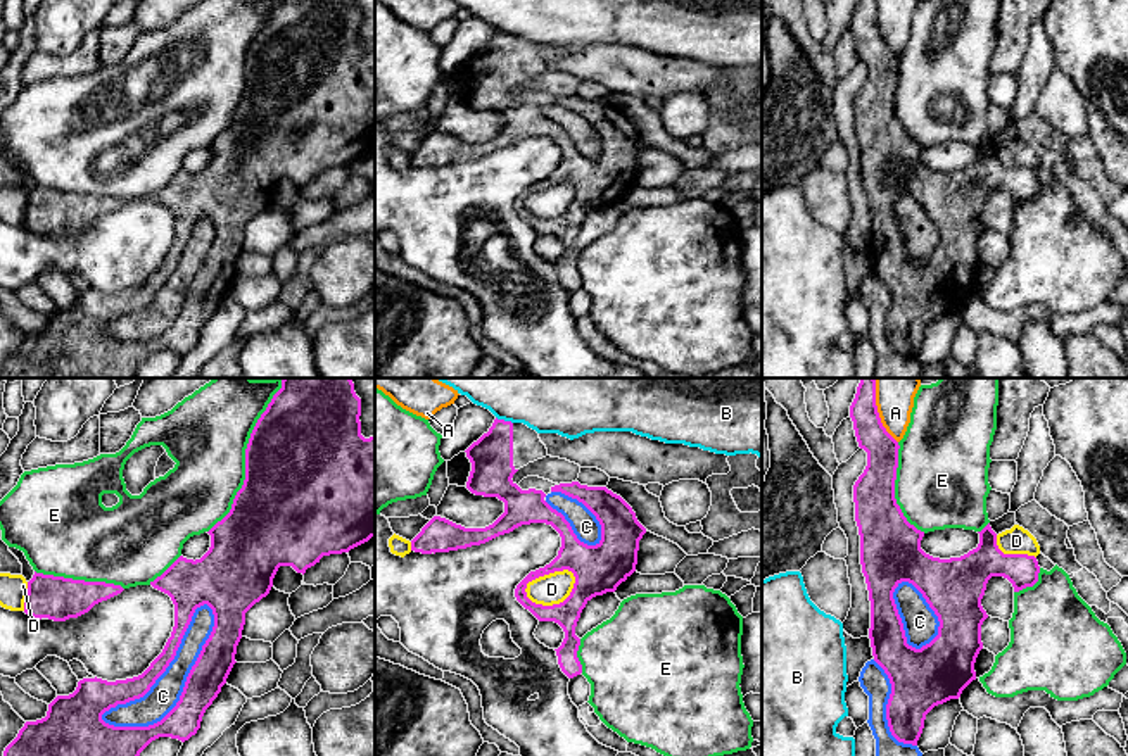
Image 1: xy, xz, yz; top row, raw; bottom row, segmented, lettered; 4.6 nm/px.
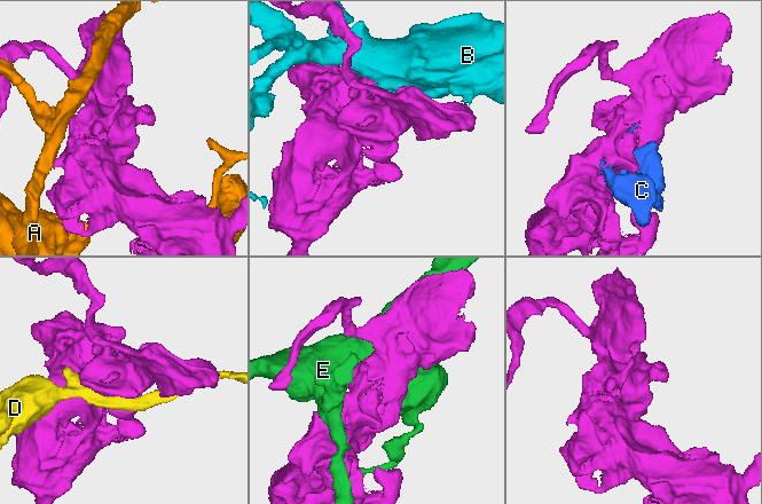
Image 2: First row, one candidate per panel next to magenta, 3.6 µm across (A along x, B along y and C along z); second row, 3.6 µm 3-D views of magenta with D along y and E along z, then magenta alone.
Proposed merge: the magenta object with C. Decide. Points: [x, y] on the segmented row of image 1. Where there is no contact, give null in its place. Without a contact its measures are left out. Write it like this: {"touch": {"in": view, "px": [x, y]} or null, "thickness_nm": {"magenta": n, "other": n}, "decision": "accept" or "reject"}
{"touch": {"in": "xy", "px": [164, 670]}, "thickness_nm": {"magenta": 170, "other": 140}, "decision": "accept"}

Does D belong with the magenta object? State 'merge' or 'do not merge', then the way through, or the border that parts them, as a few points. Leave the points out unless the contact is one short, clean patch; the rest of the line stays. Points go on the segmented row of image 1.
do not merge

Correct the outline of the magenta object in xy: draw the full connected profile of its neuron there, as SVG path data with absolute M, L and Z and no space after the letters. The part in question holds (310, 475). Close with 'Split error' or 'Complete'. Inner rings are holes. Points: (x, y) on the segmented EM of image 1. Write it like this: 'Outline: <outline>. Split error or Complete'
Outline: M283 378L282 388L273 395L266 411L257 419L247 449L245 449L245 480L237 492L230 513L218 521L207 533L211 547L200 559L187 559L180 556L161 576L150 585L168 594L174 604L174 627L162 652L138 677L107 682L102 678L83 678L69 696L57 696L50 704L47 716L36 721L26 721L17 737L5 747L3 756L140 756L140 753L159 737L171 737L181 742L188 740L200 728L206 709L221 692L233 668L237 646L242 639L245 613L266 597L273 587L273 578L280 566L292 566L297 573L320 563L323 556L349 552L351 549L375 537L375 435L364 438L361 435L361 399L354 392L351 378Z. Split error

